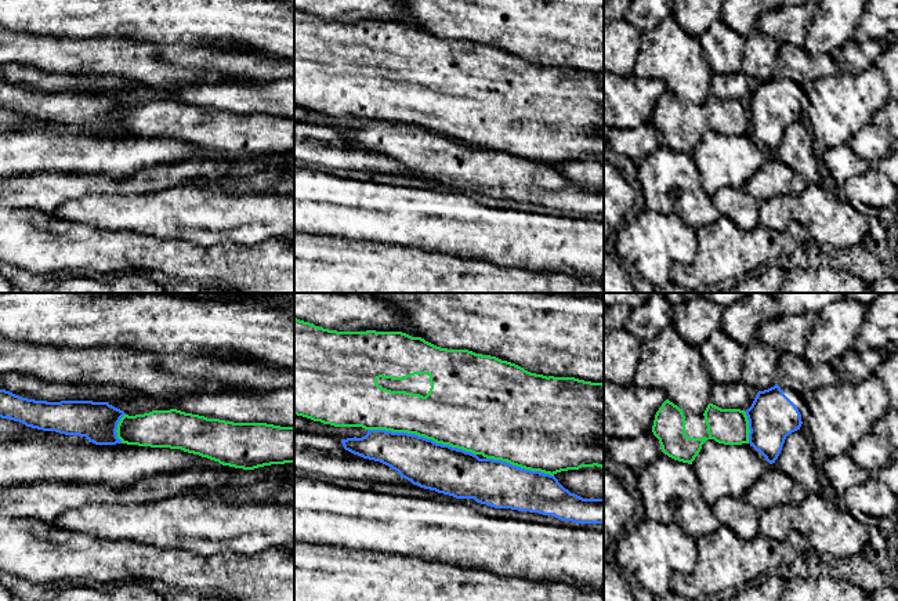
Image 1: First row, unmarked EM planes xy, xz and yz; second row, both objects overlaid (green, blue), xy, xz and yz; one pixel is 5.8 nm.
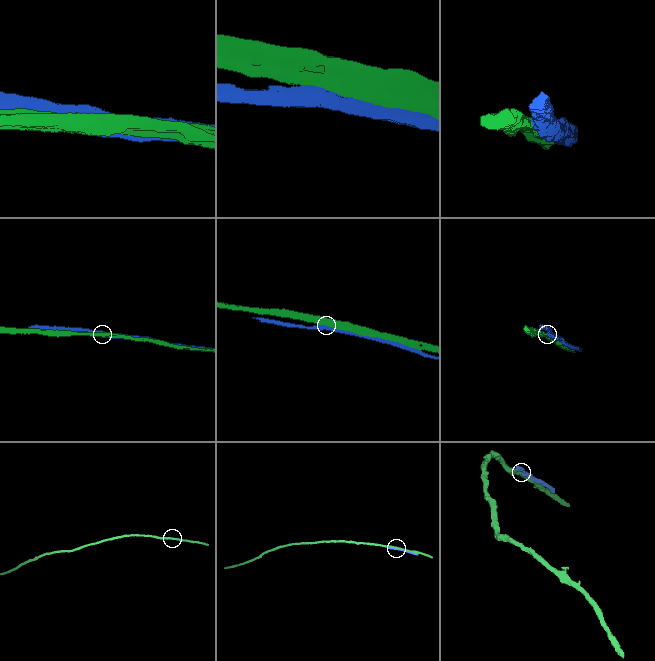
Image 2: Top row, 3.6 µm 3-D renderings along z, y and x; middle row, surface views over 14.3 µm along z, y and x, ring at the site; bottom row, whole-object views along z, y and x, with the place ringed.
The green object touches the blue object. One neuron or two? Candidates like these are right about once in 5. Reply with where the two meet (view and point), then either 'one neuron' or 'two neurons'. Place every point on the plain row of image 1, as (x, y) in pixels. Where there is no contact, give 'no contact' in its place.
xz (422, 126) | two neurons

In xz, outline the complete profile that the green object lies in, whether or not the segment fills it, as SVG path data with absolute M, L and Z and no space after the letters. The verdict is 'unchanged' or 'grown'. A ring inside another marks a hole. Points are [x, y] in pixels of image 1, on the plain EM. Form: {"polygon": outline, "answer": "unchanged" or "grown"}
{"polygon": "M294 8L294 105L334 117L362 117L365 120L416 124L437 134L550 166L594 156L604 160L604 73L531 64L496 47L475 44L468 40L441 39L421 28L412 28L402 22L337 22Z", "answer": "grown"}

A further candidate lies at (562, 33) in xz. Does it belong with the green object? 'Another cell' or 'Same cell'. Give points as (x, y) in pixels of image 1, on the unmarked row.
Another cell

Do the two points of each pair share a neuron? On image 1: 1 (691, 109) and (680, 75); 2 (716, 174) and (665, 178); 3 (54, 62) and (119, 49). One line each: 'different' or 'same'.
1: different
2: different
3: same

